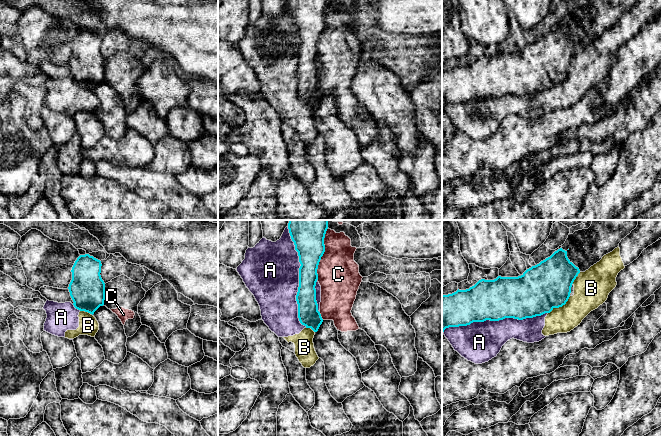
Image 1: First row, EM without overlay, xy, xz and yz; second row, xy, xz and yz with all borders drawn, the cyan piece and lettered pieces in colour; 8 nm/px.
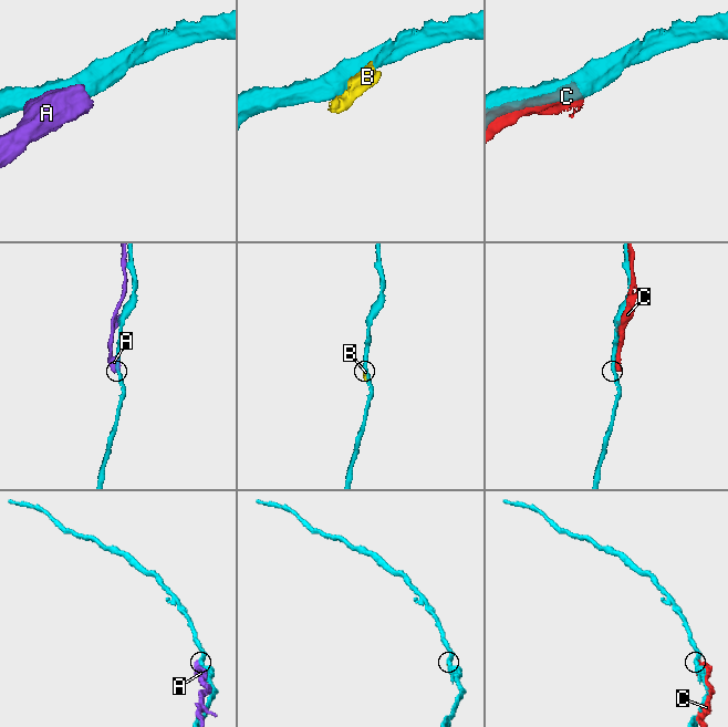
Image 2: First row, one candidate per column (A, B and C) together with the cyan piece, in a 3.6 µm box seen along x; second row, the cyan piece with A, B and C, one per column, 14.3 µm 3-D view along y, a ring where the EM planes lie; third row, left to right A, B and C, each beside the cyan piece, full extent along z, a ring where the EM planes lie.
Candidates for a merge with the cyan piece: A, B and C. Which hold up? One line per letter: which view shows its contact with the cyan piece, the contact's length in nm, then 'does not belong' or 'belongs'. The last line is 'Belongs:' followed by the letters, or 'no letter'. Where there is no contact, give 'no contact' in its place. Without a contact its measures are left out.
A: meets cyan in yz; contact 850 nm long; does not belong
B: meets cyan in yz; contact 240 nm long; does not belong
C: meets cyan in xz; contact 420 nm long; does not belong
Belongs: no letter

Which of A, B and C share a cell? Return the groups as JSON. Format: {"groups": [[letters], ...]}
{"groups": [["A", "B"], ["C"]]}

